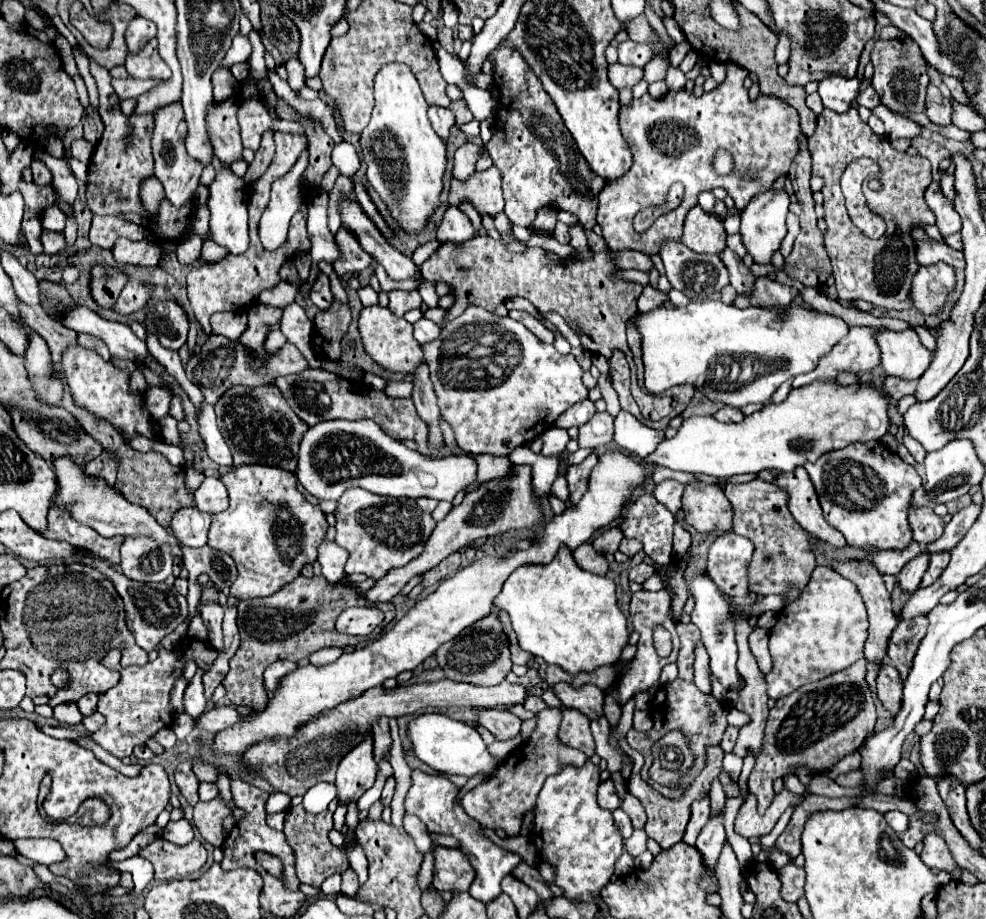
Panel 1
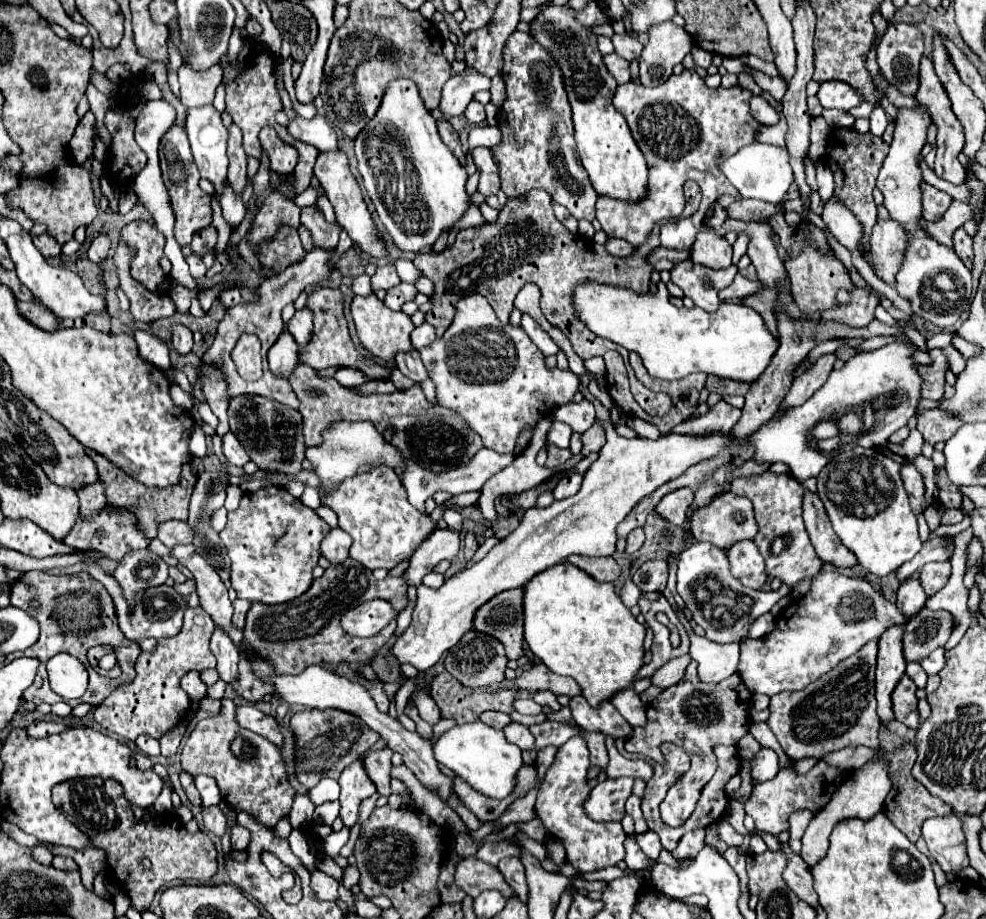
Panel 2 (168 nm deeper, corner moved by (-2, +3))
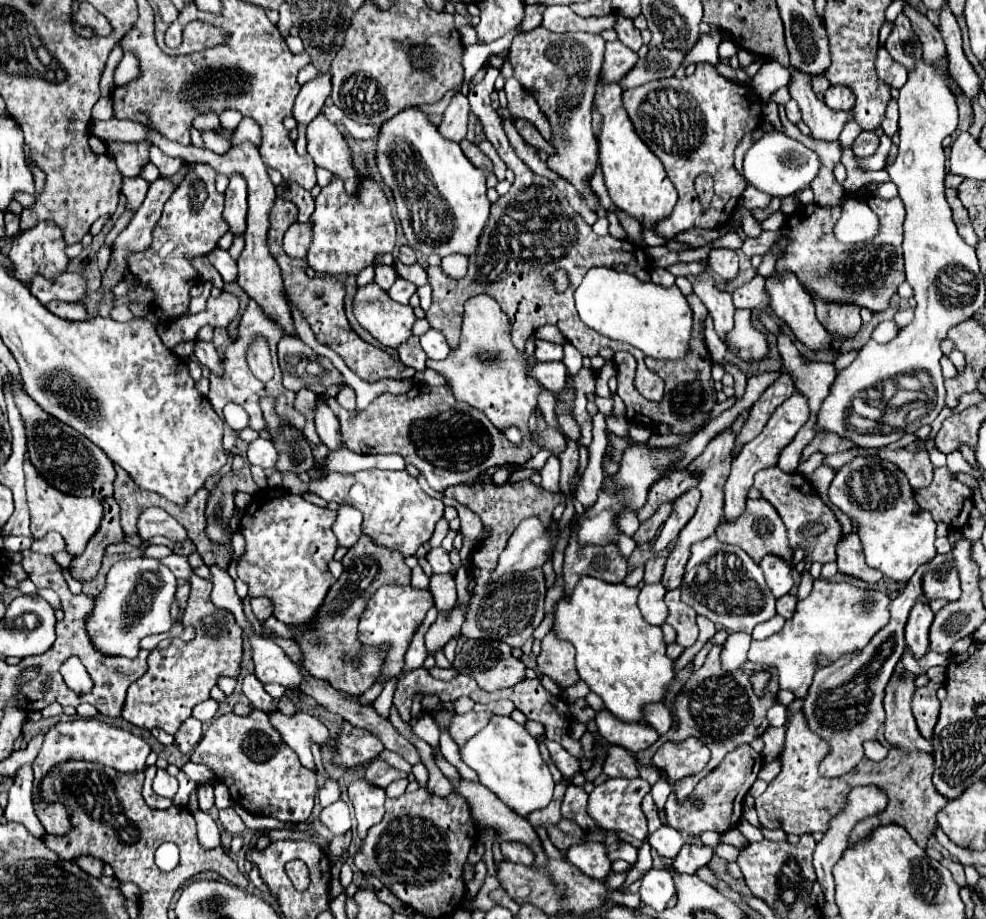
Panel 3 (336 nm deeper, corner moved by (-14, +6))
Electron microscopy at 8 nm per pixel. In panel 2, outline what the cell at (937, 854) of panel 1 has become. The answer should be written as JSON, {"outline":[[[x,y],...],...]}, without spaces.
{"outline":[[[956,813],[926,819],[922,837],[944,873],[960,873],[968,867],[964,823]]]}

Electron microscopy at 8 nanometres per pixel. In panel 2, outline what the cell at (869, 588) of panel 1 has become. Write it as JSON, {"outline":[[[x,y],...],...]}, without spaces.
{"outline":[[[890,627],[880,637],[878,667],[876,667],[876,699],[878,699],[878,717],[884,725],[894,719],[890,695],[906,669],[902,651],[902,633],[904,633],[902,627]]]}

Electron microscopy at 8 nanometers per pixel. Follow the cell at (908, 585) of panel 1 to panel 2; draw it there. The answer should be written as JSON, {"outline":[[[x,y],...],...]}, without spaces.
{"outline":[[[910,579],[910,581],[904,581],[898,589],[898,599],[896,599],[896,605],[900,609],[900,613],[904,617],[914,617],[918,615],[918,611],[924,607],[926,603],[926,593],[922,589],[922,585],[918,585],[918,579]]]}

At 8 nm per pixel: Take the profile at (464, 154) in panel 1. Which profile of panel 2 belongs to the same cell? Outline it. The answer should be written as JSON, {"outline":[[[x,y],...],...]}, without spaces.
{"outline":[[[514,31],[504,47],[502,79],[506,83],[506,101],[498,121],[502,143],[492,147],[492,155],[498,161],[502,191],[508,197],[522,197],[530,189],[544,189],[578,221],[592,221],[598,195],[580,165],[572,109],[556,59],[550,57],[530,33]]]}

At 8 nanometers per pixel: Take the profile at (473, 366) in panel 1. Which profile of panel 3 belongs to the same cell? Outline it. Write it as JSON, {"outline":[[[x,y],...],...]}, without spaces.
{"outline":[[[486,294],[474,296],[464,306],[460,346],[452,348],[444,360],[428,359],[426,366],[440,372],[454,396],[486,414],[498,430],[504,432],[510,426],[516,426],[522,434],[528,434],[528,420],[538,408],[542,384],[528,374],[528,368],[536,364],[536,358],[514,346],[508,326],[510,318],[506,318],[506,312],[502,312],[494,298]]]}

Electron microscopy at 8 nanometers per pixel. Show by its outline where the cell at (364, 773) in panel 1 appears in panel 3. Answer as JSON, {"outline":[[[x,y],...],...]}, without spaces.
{"outline":[[[360,778],[348,786],[348,798],[356,812],[358,836],[364,838],[368,828],[378,824],[384,816],[384,788],[370,786],[366,778]]]}

